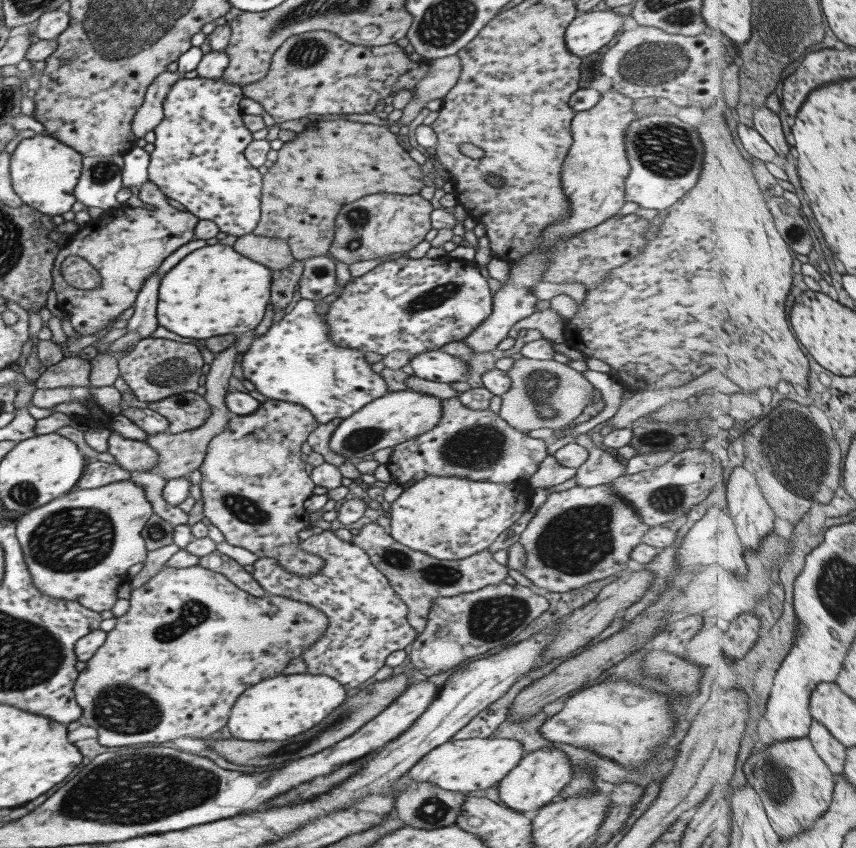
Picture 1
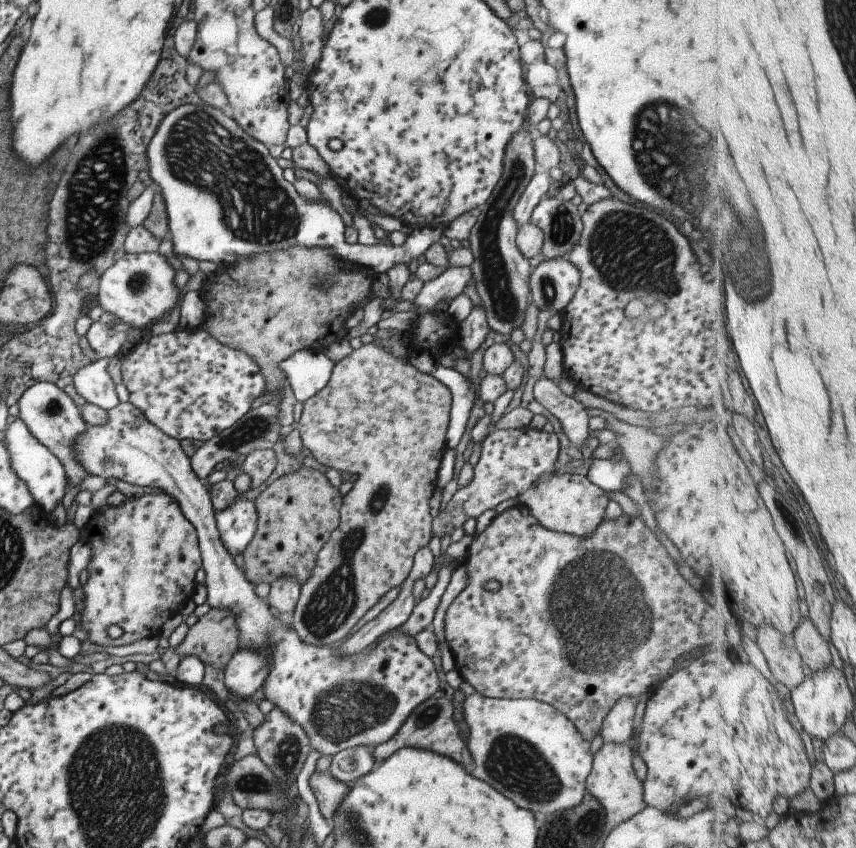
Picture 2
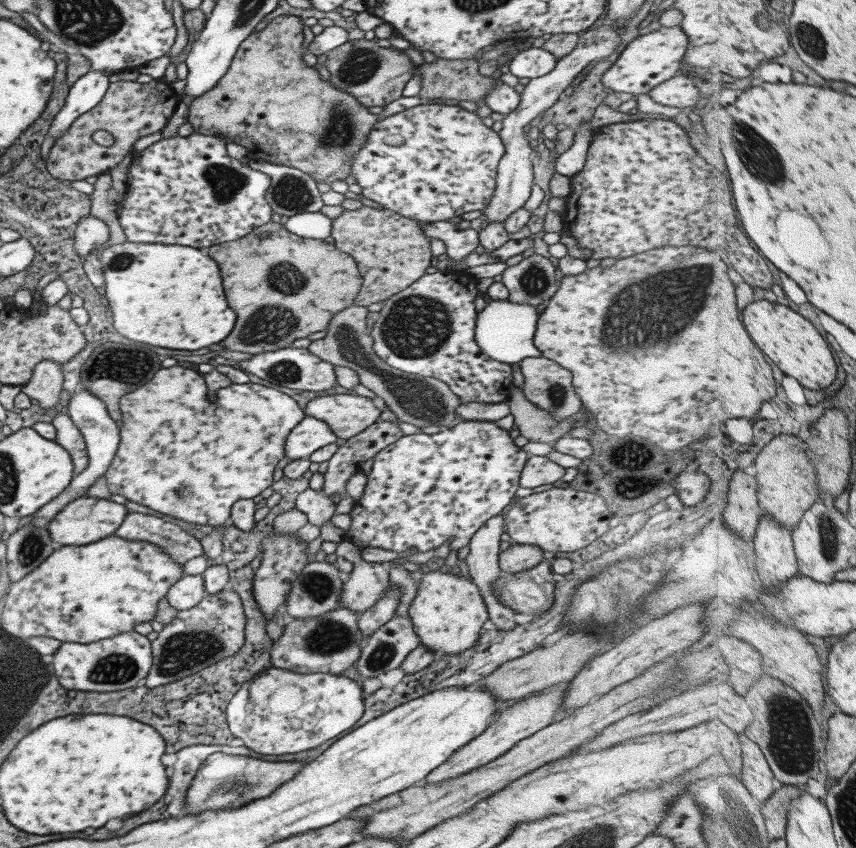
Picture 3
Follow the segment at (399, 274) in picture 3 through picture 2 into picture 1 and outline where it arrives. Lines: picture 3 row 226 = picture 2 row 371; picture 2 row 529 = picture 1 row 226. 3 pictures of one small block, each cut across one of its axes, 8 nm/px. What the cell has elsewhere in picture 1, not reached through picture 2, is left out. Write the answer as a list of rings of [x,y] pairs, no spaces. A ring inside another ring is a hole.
[[[419,193],[367,194],[339,209],[335,218],[333,240],[326,254],[349,265],[361,260],[383,258],[384,255],[407,253],[423,240],[430,229],[432,209],[430,201],[423,199]]]

